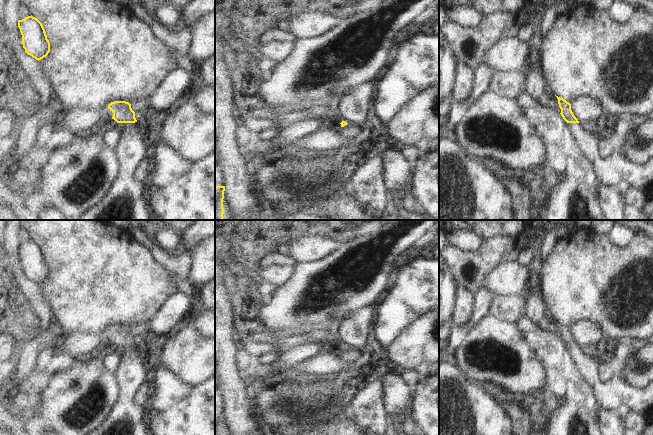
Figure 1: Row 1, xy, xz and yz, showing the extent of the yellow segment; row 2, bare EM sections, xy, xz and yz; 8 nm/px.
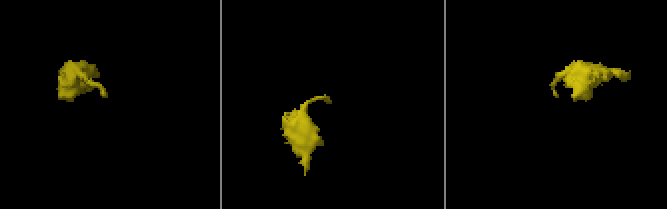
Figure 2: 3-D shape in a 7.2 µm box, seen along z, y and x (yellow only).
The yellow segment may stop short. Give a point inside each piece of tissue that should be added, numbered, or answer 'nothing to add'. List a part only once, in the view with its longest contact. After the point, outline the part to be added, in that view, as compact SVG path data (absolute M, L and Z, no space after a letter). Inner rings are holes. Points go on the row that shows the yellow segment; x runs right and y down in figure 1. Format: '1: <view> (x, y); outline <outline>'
1: xy (122, 127); outline M137 122L135 123L118 123L117 124L117 129L123 133L125 132L126 130L134 130L138 127L138 124Z

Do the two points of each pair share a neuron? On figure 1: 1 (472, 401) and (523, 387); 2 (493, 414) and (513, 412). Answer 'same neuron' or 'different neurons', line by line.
1: different neurons
2: different neurons

